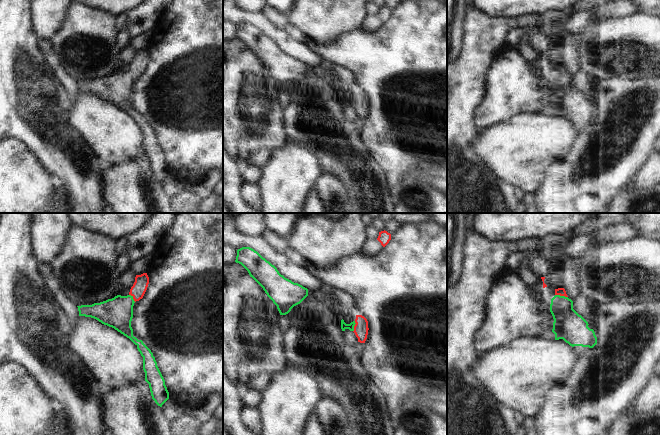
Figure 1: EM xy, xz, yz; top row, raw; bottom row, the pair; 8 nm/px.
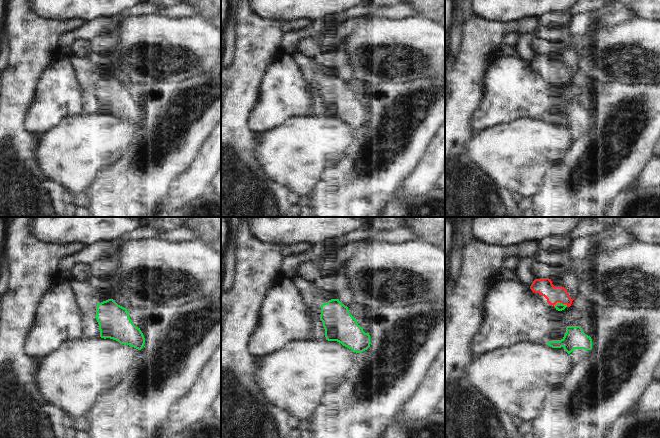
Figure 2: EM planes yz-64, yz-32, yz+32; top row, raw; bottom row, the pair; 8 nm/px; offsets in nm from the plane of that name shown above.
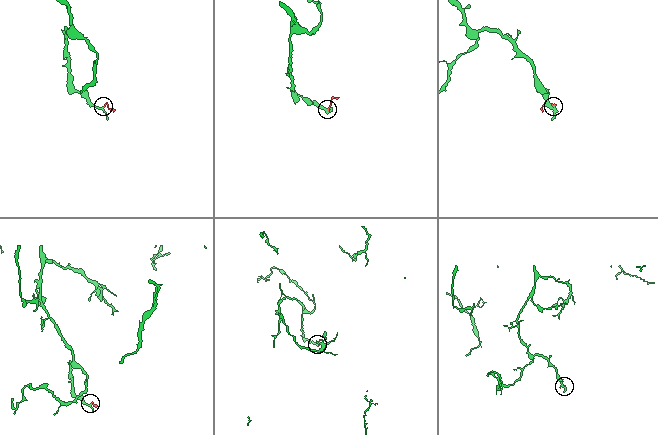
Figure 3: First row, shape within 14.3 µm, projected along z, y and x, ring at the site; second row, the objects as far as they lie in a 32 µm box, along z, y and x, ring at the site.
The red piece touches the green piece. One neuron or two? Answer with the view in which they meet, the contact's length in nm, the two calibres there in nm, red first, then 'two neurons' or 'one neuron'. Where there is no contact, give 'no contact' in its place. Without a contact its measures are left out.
contact in yz; length 110 nm; calibres 60 and 240 nm; one neuron

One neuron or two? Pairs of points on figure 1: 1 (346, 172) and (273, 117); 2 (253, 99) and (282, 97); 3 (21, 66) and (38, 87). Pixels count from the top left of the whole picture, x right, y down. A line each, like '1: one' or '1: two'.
1: two
2: two
3: one

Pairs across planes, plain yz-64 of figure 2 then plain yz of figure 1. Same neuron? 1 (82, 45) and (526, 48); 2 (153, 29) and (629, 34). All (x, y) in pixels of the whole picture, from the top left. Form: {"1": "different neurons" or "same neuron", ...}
{"1": "different neurons", "2": "same neuron"}

